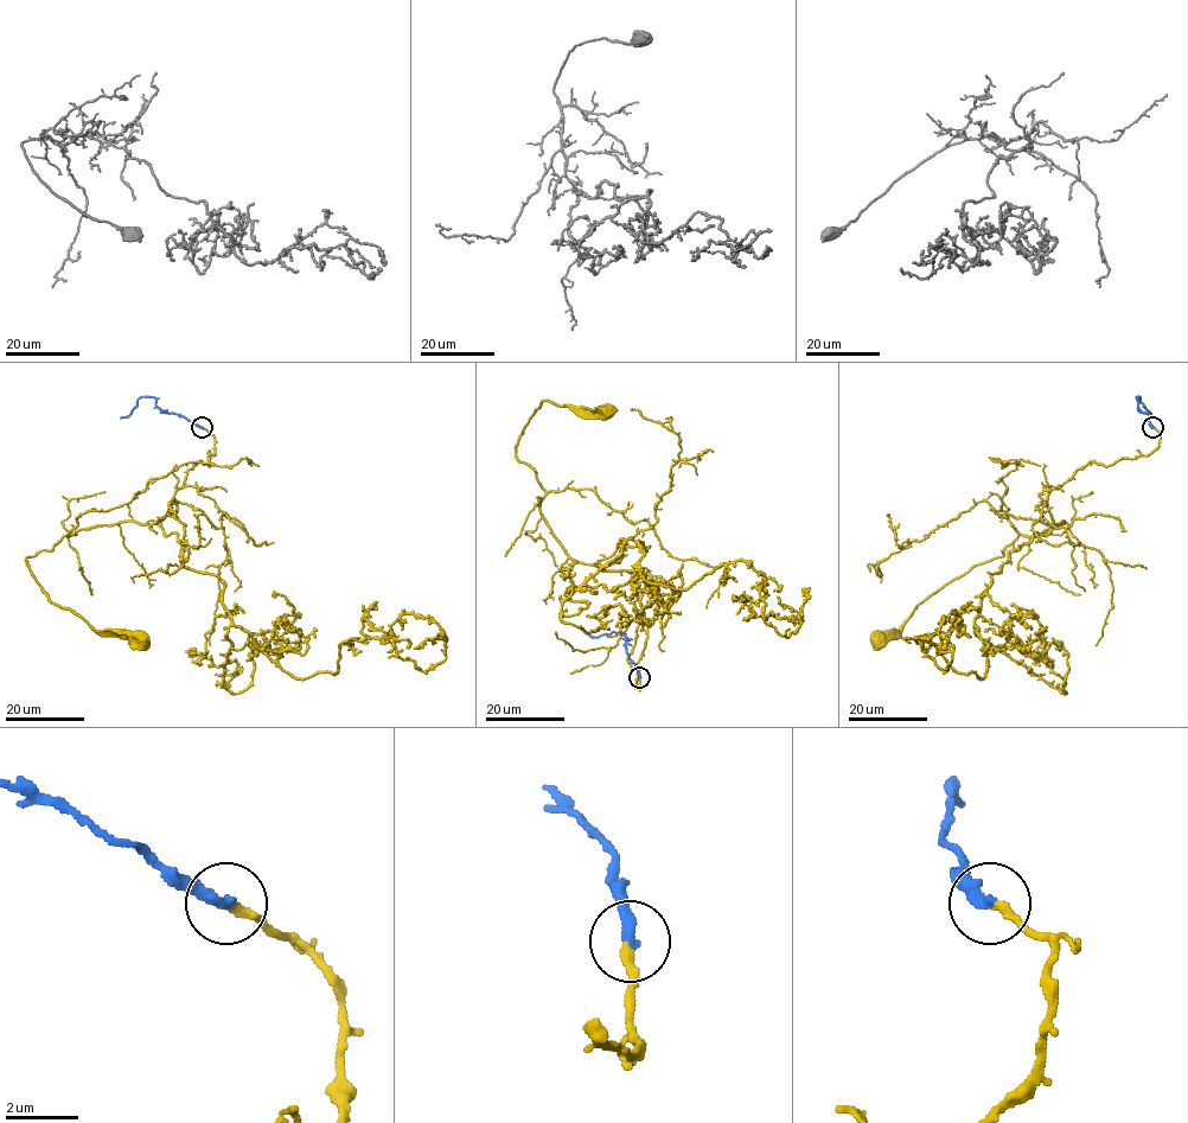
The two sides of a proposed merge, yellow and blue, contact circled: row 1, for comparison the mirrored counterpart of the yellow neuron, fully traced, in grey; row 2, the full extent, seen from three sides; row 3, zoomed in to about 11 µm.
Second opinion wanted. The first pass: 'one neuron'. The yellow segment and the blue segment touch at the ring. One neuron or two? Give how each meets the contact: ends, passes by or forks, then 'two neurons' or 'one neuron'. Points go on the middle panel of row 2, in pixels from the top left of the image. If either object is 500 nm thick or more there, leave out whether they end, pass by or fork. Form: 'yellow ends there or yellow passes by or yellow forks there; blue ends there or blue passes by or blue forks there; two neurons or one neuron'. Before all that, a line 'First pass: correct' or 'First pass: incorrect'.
First pass: correct
yellow ends there; blue ends there; one neuron

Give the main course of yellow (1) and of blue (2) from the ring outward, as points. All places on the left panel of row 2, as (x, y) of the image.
1: (202, 427), (216, 454), (189, 469), (160, 521), (83, 528), (26, 557), (50, 600), (97, 631), (141, 639)
2: (202, 427), (164, 413), (152, 396), (141, 396), (128, 415), (120, 419)

